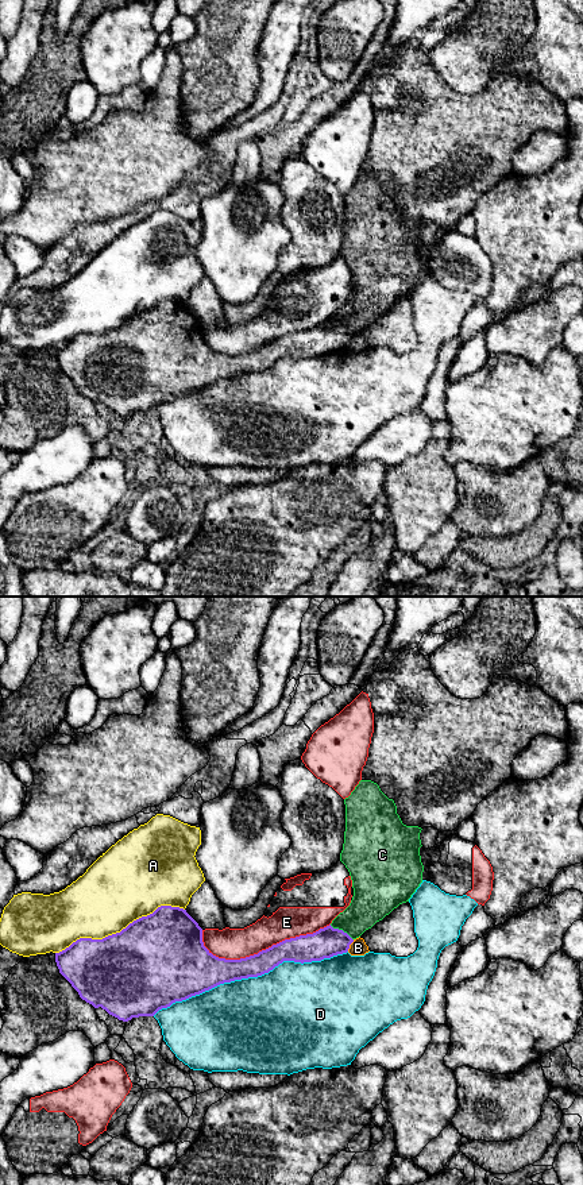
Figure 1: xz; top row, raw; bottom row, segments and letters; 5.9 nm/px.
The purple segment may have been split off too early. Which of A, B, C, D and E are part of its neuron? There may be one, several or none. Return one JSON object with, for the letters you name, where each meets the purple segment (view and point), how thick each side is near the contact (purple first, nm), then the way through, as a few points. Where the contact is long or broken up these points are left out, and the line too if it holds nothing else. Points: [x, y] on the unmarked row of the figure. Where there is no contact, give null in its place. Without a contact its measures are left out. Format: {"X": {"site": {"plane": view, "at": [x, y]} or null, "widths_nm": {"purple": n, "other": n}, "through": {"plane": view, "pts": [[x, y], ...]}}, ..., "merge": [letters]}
{"merge": []}

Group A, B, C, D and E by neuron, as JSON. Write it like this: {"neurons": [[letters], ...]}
{"neurons": [["A"], ["B"], ["C"], ["D"], ["E"]]}

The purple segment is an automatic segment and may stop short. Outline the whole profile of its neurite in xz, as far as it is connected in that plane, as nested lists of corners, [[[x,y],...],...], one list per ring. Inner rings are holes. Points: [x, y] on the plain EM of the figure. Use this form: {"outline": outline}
{"outline": [[[161,301],[152,309],[130,319],[120,328],[103,335],[80,333],[65,346],[55,348],[59,368],[94,404],[101,402],[119,416],[154,412],[175,397],[209,386],[220,379],[258,373],[283,356],[312,358],[347,348],[354,335],[331,320],[313,329],[285,335],[258,350],[225,355],[213,351],[202,337],[202,324],[186,308]]]}

